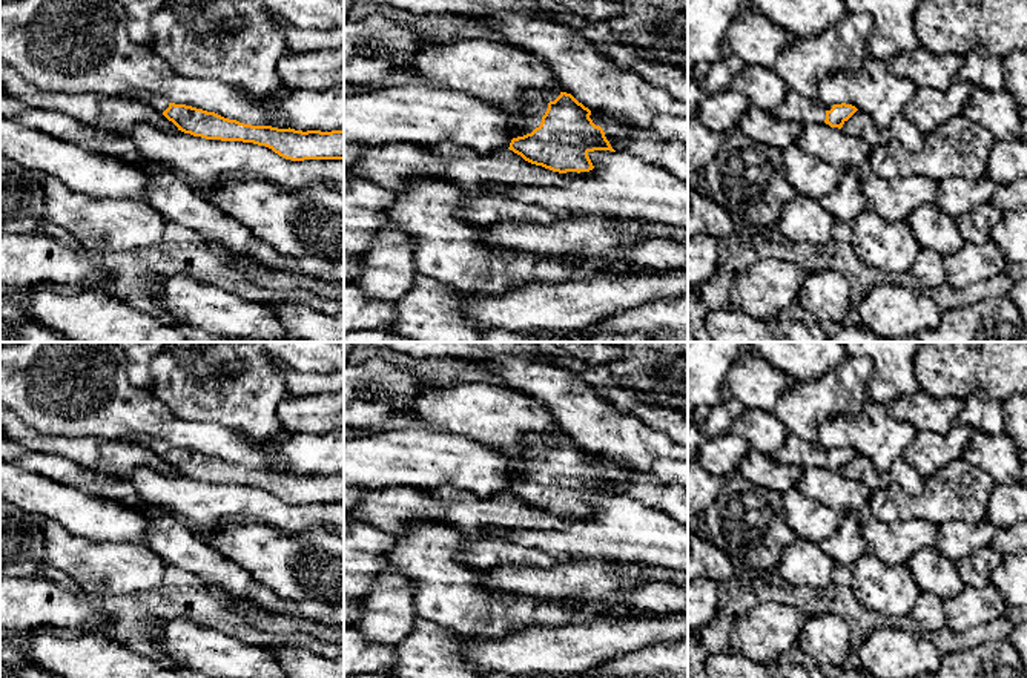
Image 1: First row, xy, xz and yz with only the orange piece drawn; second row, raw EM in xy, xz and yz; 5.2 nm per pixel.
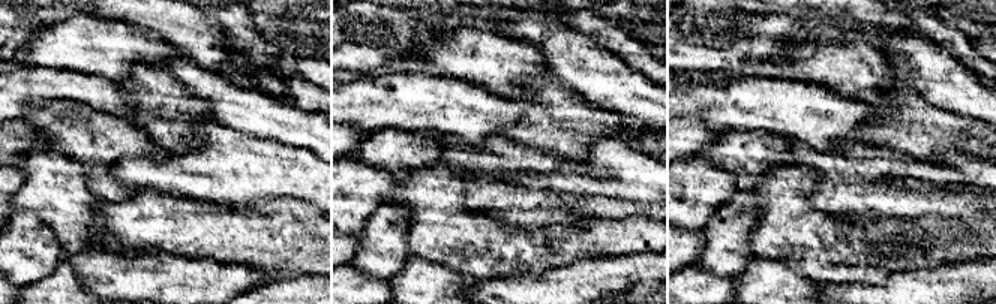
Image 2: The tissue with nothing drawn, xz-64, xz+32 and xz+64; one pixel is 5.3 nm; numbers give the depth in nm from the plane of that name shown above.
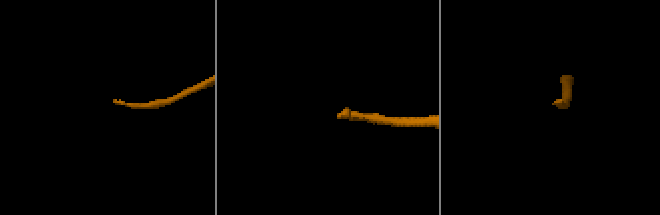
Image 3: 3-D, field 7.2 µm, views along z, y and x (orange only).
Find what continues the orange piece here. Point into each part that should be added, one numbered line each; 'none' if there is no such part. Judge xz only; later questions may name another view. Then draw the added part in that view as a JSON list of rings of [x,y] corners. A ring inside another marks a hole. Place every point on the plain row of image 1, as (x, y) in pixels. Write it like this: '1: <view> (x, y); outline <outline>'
1: xz (538, 447); outline [[[527,436],[523,439],[523,445],[530,448],[530,456],[519,456],[516,462],[525,465],[533,472],[539,471],[542,466],[542,460],[548,453],[547,443],[539,436]]]

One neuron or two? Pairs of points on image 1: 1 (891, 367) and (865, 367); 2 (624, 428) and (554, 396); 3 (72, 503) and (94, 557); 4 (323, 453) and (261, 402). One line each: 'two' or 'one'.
1: two
2: one
3: two
4: two

